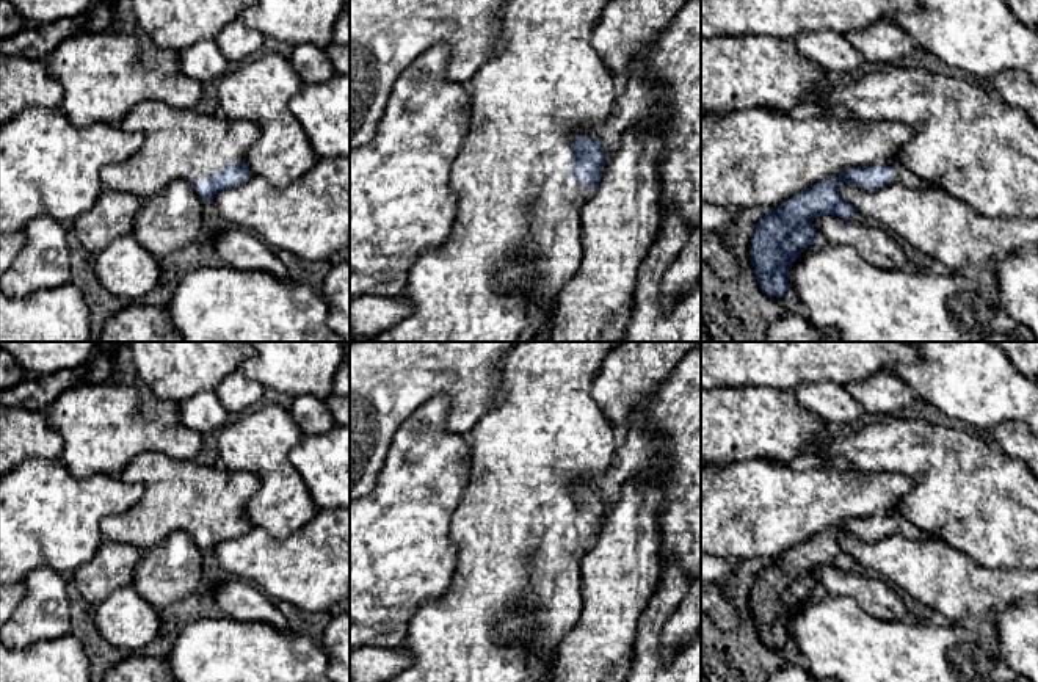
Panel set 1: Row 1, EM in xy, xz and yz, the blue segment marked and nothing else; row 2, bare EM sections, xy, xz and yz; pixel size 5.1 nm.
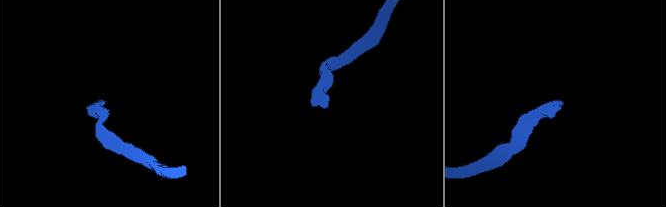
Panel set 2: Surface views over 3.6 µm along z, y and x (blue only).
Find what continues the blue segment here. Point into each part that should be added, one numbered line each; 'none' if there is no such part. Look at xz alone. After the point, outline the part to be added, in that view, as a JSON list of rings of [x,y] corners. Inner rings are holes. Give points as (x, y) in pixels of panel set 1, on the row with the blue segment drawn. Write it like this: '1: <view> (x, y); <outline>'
1: xz (518, 207); [[[510,0],[505,6],[503,14],[503,41],[500,44],[499,52],[467,82],[467,88],[470,91],[472,97],[472,129],[467,133],[463,149],[458,155],[458,158],[453,161],[452,166],[452,190],[455,193],[456,199],[456,215],[455,223],[450,235],[445,238],[445,241],[436,248],[431,248],[425,251],[412,265],[408,278],[408,284],[405,288],[405,296],[412,304],[412,312],[400,320],[397,325],[390,326],[387,331],[379,334],[372,342],[532,342],[536,336],[541,325],[547,320],[547,315],[555,307],[557,296],[568,279],[574,276],[577,271],[580,260],[582,260],[582,241],[580,241],[580,210],[583,204],[594,194],[596,188],[590,188],[586,182],[580,182],[577,177],[572,176],[572,172],[568,171],[568,168],[572,165],[572,154],[571,149],[575,143],[575,140],[580,135],[588,136],[590,140],[596,140],[596,127],[599,124],[604,124],[615,105],[615,100],[621,91],[621,82],[615,77],[613,71],[608,67],[607,61],[604,60],[604,55],[594,49],[593,45],[593,31],[597,27],[599,17],[602,16],[608,0]],[[500,284],[524,284],[530,288],[528,293],[524,293],[522,290],[510,290],[506,293],[500,293],[495,290]]]

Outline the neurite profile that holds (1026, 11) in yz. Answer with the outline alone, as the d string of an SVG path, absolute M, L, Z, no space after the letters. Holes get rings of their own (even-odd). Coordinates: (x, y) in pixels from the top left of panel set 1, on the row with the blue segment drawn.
M1004 0L1004 3L1024 25L1038 25L1038 0Z

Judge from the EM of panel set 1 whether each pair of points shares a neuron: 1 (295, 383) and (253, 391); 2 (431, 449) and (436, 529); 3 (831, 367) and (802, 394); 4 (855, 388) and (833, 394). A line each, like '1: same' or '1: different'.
1: different
2: same
3: different
4: different

